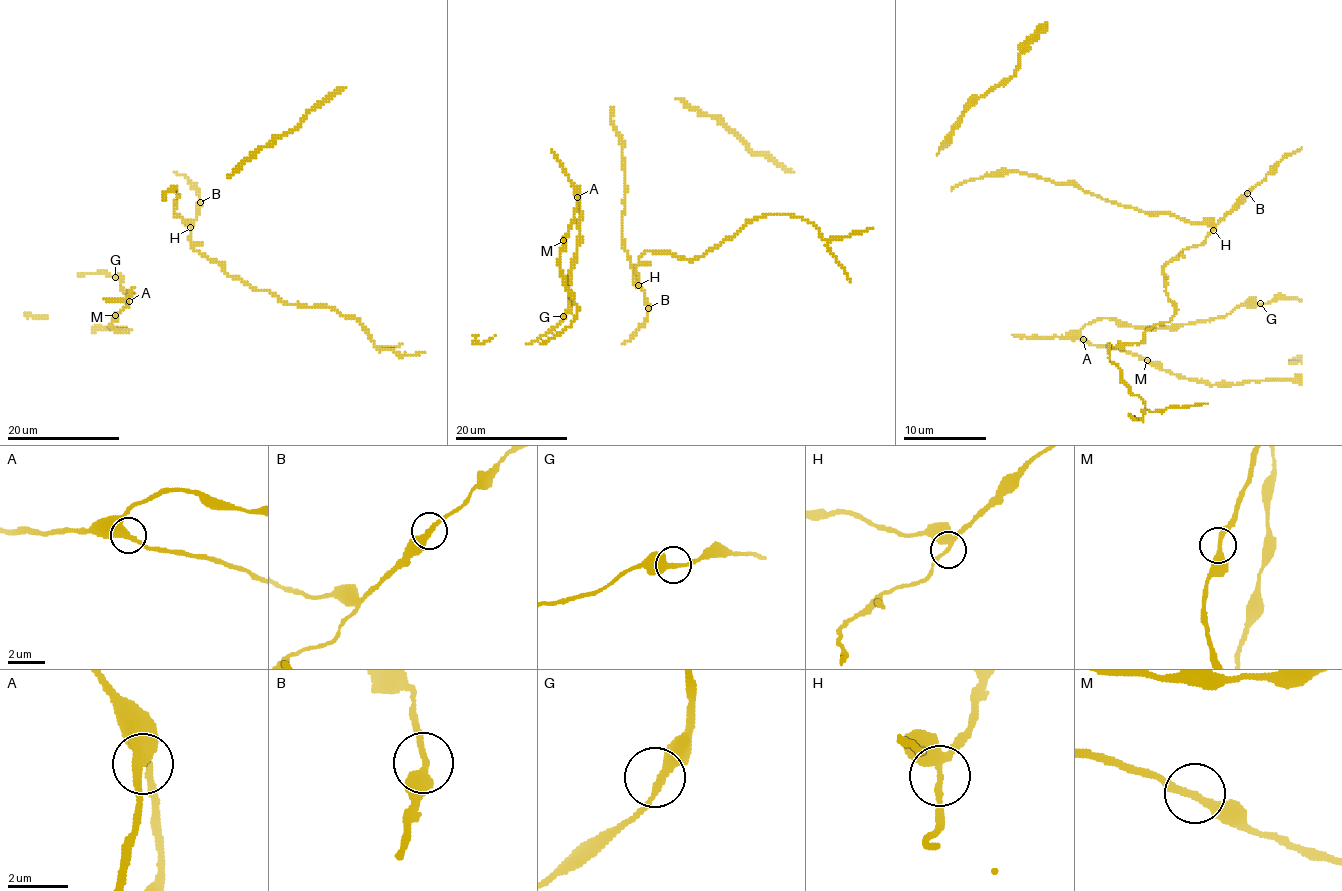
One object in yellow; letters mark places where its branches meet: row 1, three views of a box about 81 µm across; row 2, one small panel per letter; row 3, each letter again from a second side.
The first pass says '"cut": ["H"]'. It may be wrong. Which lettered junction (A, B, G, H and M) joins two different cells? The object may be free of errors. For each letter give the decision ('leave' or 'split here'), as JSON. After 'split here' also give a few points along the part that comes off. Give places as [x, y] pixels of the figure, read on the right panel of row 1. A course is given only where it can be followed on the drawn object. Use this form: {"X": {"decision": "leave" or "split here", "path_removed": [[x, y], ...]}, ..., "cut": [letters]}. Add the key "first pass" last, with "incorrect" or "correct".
{"A": {"decision": "leave"}, "B": {"decision": "leave"}, "G": {"decision": "leave"}, "H": {"decision": "split here", "path_removed": [[1214, 230], [1164, 268], [1172, 318], [1151, 326], [1139, 343], [1110, 347], [1110, 360], [1147, 410], [1208, 403]]}, "M": {"decision": "leave"}, "cut": ["H"], "first pass": "correct"}

